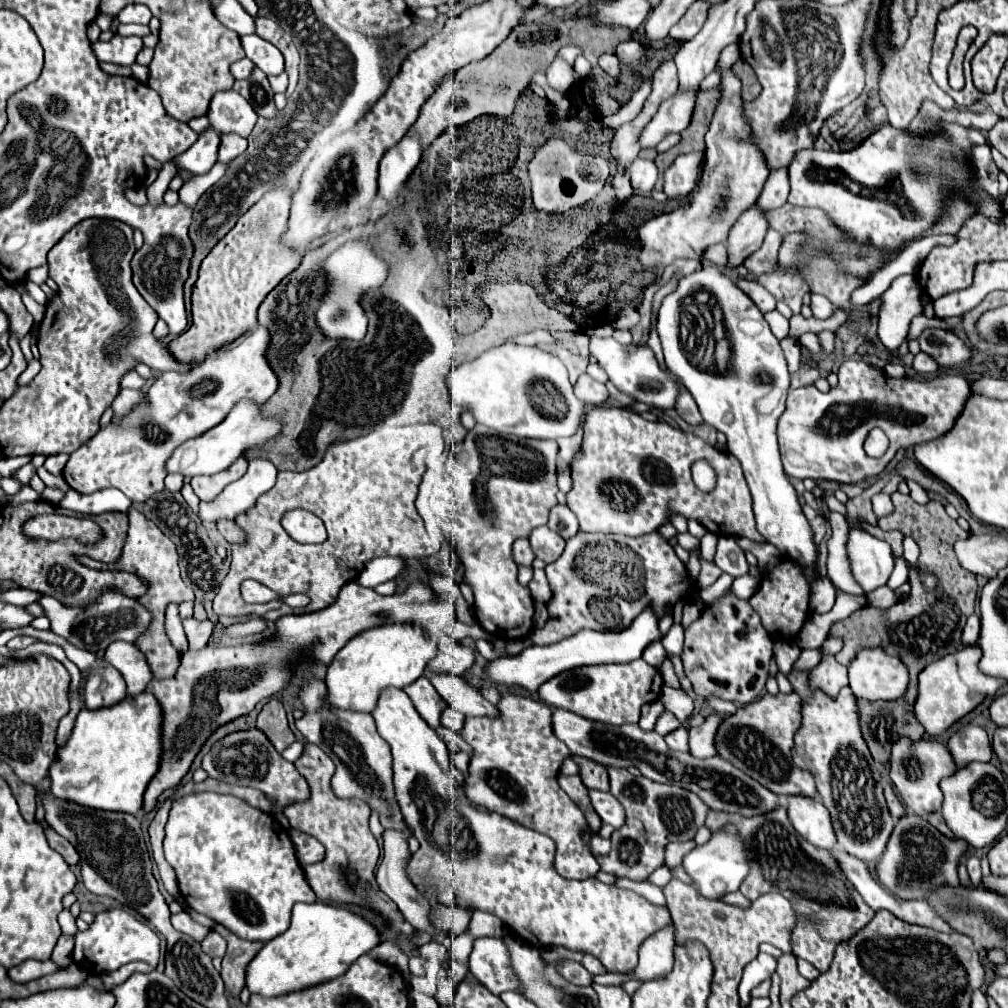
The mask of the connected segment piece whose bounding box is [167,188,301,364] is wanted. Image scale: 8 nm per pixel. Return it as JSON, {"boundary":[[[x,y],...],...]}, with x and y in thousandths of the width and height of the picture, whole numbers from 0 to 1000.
{"boundary":[[[283,187],[263,192],[199,260],[197,276],[189,292],[189,323],[166,341],[166,347],[176,359],[201,359],[255,323],[253,313],[263,292],[271,288],[281,274],[291,270],[299,258],[297,250],[277,242],[279,232],[285,228],[287,200],[289,188]]]}

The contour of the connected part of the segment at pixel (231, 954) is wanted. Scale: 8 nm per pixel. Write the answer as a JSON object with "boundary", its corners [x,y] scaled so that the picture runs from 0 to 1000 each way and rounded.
{"boundary":[[[211,919],[213,925],[217,925],[223,933],[225,933],[225,944],[221,948],[221,956],[219,956],[219,970],[223,974],[223,982],[227,984],[227,988],[237,990],[239,982],[243,980],[243,958],[245,954],[257,944],[257,940],[261,938],[261,935],[245,935],[235,931],[231,925],[227,925],[221,919]]]}

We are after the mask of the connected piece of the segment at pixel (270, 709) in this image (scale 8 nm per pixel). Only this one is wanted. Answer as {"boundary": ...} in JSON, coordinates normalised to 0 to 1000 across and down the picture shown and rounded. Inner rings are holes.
{"boundary":[[[267,694],[261,704],[255,710],[255,722],[265,728],[273,744],[281,746],[287,738],[293,736],[293,728],[289,726],[283,710],[283,702],[277,694]],[[285,726],[287,726],[287,736],[285,736]]]}

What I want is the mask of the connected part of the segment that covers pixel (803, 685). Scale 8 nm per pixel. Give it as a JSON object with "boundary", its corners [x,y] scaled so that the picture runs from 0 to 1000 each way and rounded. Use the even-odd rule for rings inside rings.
{"boundary":[[[783,667],[781,673],[787,685],[797,692],[797,718],[789,728],[785,750],[795,764],[807,768],[811,786],[824,806],[832,839],[840,847],[866,857],[878,843],[886,823],[886,812],[876,790],[872,762],[868,760],[852,726],[848,688],[844,683],[836,683],[830,692],[824,692],[813,685],[805,687],[801,667]]]}

